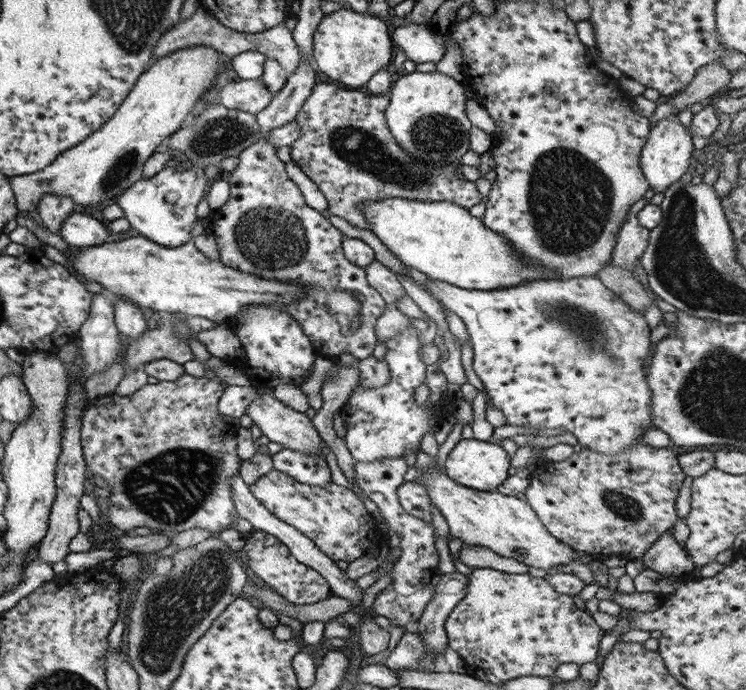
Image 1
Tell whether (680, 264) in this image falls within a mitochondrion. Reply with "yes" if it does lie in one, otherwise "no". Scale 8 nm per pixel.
yes

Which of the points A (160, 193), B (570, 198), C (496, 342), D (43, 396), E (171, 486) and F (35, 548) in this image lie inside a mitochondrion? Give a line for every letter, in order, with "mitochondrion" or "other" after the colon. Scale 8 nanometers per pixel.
A: other
B: mitochondrion
C: other
D: other
E: mitochondrion
F: other

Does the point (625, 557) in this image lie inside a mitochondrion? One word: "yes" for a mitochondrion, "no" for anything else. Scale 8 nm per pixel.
no

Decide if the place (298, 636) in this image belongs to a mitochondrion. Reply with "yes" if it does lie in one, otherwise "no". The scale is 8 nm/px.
no

